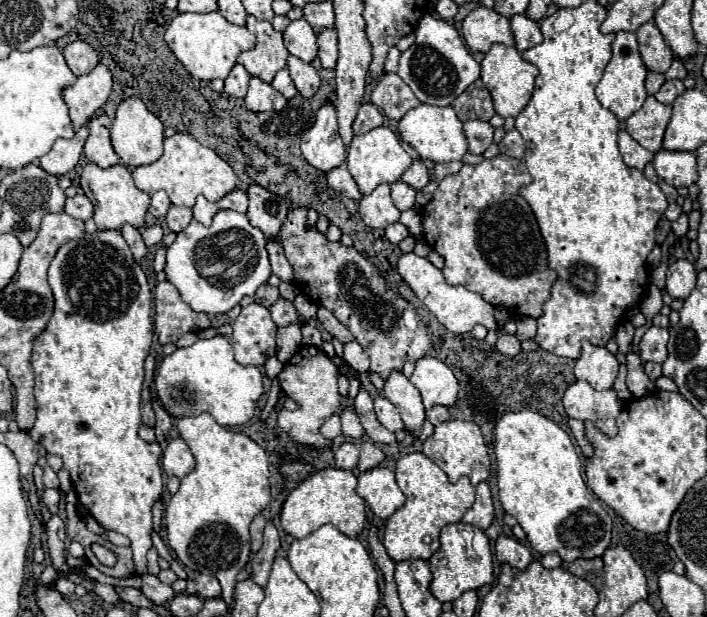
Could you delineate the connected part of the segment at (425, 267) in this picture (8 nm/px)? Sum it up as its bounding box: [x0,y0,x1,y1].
[398,253,496,335]

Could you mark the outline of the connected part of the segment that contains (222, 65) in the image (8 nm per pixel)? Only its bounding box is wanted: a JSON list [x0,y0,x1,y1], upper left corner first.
[164,11,256,81]

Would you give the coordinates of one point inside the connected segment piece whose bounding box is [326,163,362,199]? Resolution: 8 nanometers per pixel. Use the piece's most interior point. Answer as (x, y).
(339, 179)

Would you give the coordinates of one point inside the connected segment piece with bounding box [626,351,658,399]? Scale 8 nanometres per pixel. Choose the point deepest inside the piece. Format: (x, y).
(640, 385)

